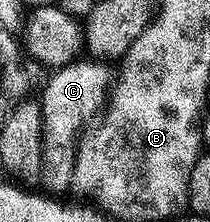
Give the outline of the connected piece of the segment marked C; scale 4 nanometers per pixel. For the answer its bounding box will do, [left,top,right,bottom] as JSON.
[38,59,110,195]

